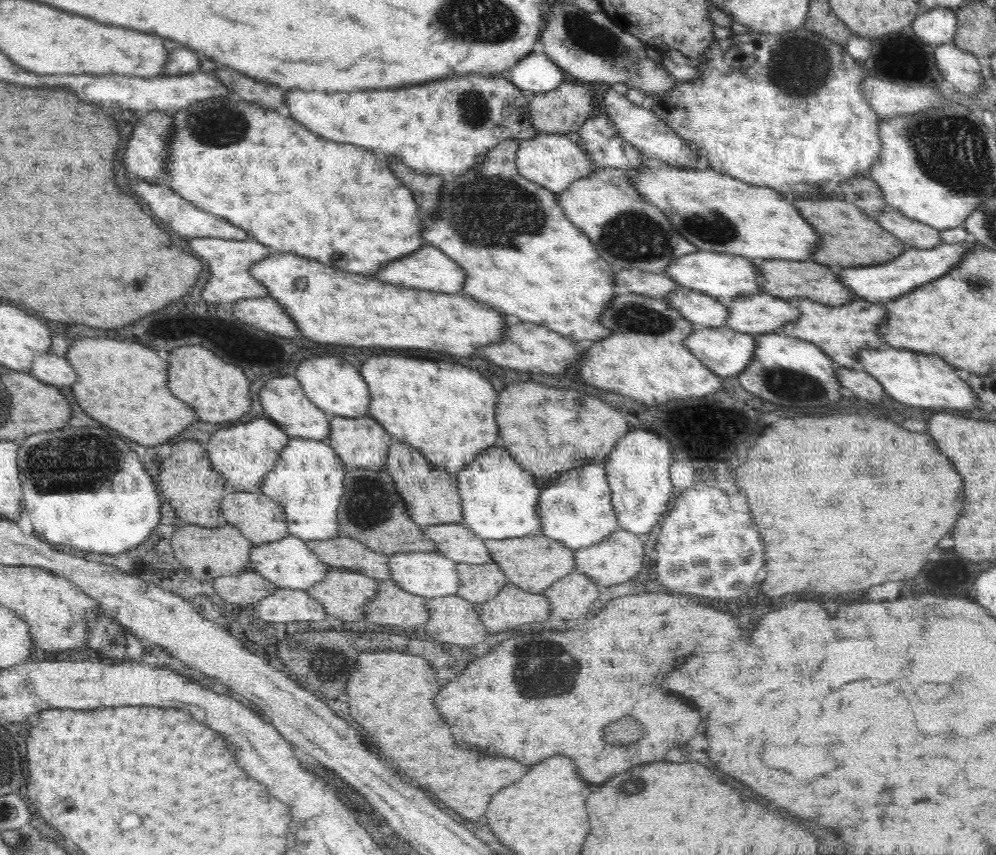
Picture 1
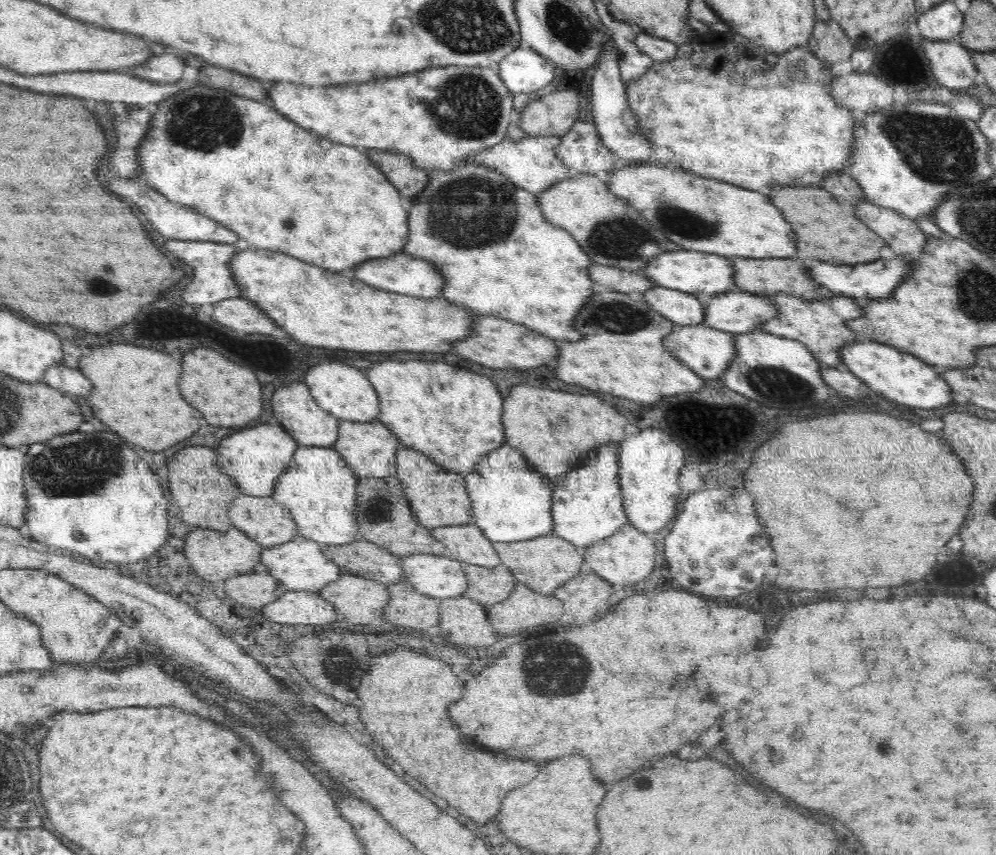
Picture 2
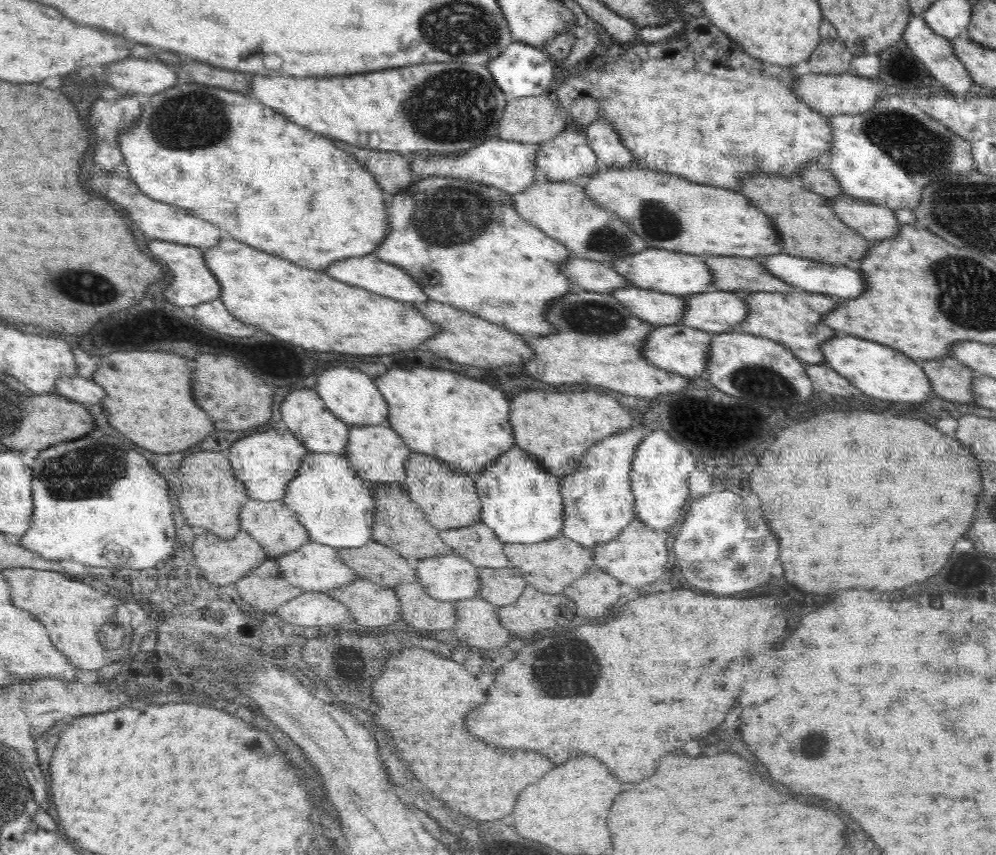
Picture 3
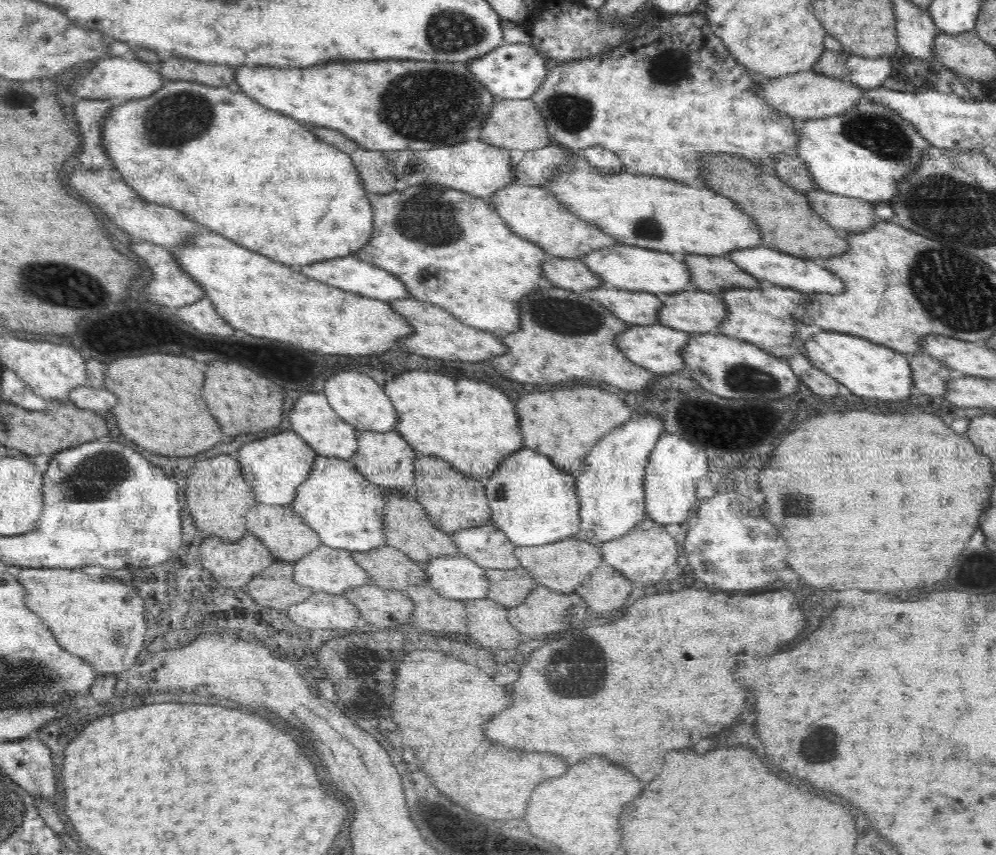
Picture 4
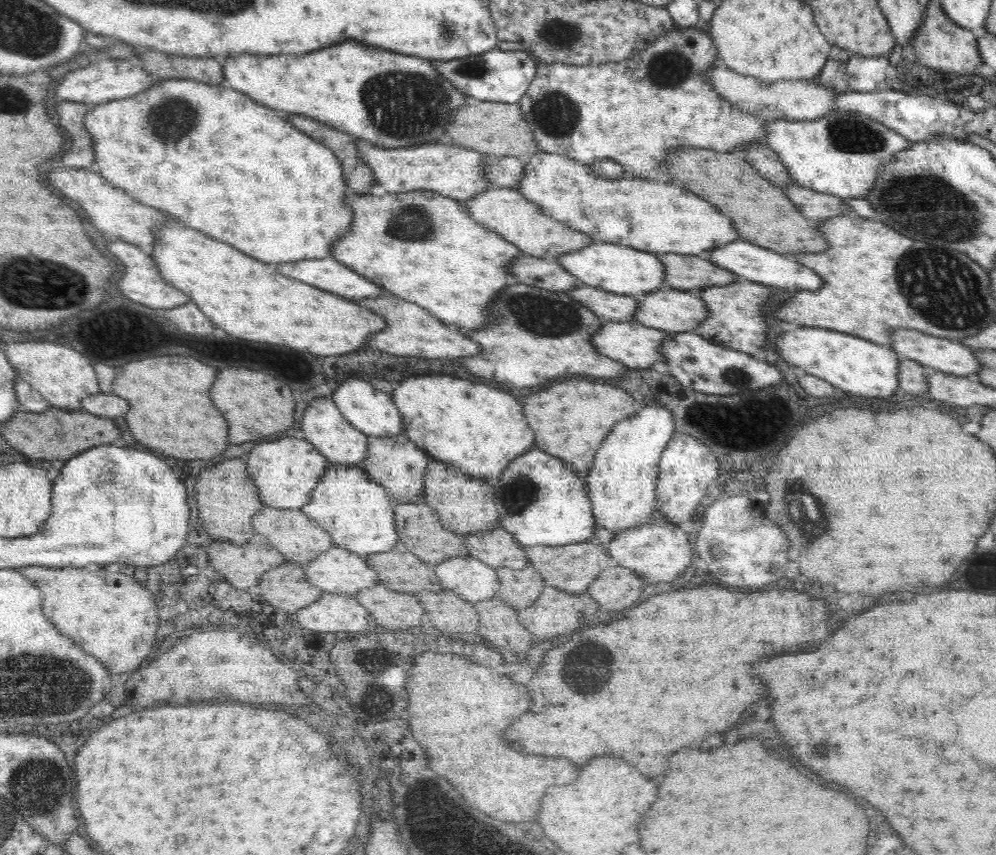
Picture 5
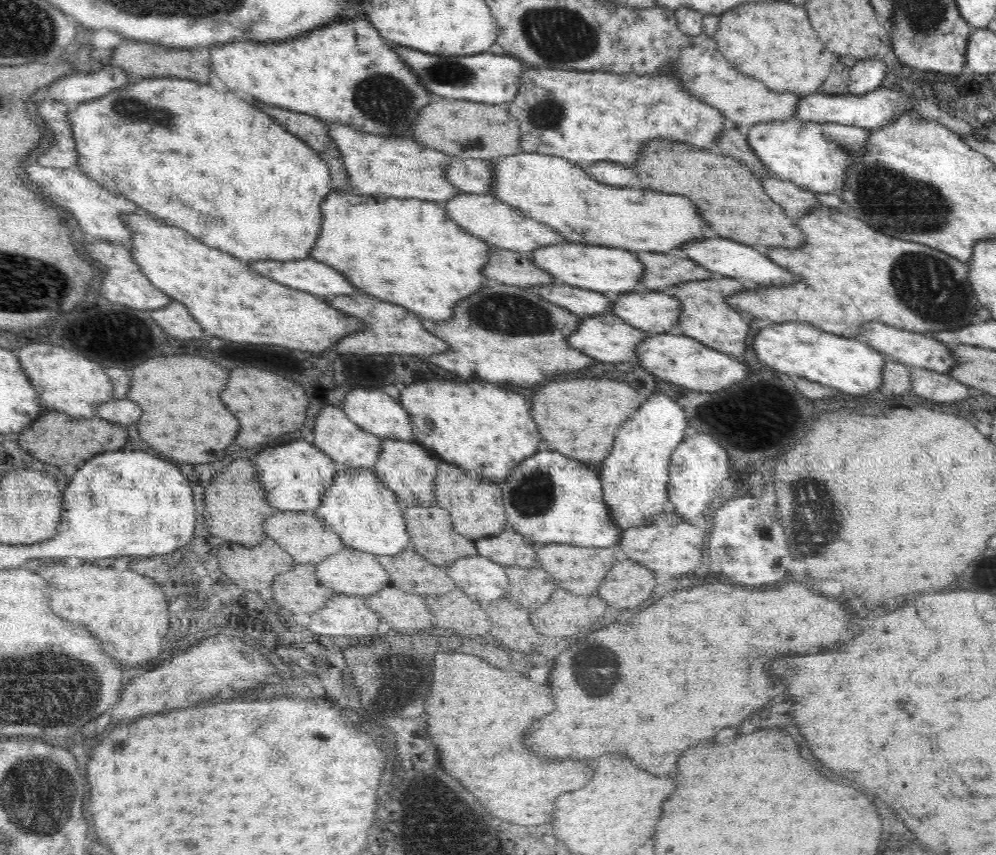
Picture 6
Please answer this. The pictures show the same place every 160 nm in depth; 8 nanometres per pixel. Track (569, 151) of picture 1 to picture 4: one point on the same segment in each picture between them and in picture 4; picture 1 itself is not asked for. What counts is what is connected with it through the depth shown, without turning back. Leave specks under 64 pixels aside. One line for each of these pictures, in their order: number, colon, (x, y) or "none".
2: (530, 163)
3: (510, 166)
4: (480, 169)

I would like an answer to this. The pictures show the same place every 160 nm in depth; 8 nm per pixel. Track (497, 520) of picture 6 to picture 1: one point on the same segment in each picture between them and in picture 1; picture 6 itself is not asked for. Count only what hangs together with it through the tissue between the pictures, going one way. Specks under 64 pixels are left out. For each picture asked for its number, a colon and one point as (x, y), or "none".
1: (431, 497)
2: (439, 498)
3: (449, 499)
4: (453, 500)
5: (465, 505)

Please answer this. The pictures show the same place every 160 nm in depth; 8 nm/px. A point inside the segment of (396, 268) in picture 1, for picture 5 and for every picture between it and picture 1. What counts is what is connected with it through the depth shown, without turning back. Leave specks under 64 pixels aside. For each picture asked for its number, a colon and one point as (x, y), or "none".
2: (401, 273)
3: (367, 272)
4: (348, 273)
5: (328, 274)

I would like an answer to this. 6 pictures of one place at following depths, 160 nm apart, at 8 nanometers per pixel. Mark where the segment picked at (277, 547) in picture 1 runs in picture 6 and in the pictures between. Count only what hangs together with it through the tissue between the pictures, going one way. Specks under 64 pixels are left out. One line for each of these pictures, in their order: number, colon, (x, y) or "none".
2: (300, 565)
3: (314, 567)
4: (333, 570)
5: (339, 571)
6: (349, 572)

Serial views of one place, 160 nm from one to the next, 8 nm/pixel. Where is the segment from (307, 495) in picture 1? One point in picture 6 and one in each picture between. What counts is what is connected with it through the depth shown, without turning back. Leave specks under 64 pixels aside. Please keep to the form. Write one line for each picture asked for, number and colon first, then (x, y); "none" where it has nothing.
2: (319, 489)
3: (336, 506)
4: (345, 509)
5: (357, 512)
6: (359, 507)

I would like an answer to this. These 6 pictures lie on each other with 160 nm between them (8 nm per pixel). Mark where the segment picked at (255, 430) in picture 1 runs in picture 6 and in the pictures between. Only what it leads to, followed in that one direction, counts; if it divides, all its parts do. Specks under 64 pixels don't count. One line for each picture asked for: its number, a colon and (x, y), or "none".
2: (254, 458)
3: (265, 462)
4: (274, 467)
5: (285, 472)
6: (295, 477)

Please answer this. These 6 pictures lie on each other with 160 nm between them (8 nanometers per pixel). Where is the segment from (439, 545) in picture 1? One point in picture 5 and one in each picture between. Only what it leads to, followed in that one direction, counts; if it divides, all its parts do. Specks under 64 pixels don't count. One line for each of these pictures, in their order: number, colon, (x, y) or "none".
2: (466, 543)
3: (479, 544)
4: (487, 546)
5: (496, 548)

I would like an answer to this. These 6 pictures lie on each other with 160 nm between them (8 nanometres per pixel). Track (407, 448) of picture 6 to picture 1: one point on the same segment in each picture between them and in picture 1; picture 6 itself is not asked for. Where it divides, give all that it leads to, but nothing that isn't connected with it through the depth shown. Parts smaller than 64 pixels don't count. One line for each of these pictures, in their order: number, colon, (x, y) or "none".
1: (360, 442)
2: (369, 448)
3: (376, 453)
4: (386, 459)
5: (396, 463)

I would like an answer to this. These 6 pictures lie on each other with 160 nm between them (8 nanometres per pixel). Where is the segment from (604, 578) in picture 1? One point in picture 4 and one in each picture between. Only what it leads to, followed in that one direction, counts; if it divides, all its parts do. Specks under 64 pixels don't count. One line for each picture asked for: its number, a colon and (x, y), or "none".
2: (627, 556)
3: (638, 555)
4: (644, 554)

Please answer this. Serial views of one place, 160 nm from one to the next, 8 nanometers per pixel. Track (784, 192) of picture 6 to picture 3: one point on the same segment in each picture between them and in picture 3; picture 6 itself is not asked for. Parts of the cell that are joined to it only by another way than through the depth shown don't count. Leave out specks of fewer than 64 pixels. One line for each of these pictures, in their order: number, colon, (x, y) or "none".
3: (876, 222)
4: (846, 215)
5: (815, 206)

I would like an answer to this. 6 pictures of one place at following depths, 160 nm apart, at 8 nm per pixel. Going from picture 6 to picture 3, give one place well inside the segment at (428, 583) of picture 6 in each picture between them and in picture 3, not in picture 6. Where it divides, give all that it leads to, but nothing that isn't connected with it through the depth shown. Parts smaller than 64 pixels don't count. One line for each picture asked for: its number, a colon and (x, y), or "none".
3: (385, 566)
4: (389, 568)
5: (403, 572)

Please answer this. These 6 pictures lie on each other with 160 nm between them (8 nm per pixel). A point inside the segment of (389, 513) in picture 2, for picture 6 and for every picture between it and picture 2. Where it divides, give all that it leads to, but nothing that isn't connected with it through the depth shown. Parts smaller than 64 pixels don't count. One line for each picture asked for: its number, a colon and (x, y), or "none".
3: (398, 522)
4: (407, 527)
5: (420, 530)
6: (431, 529)

